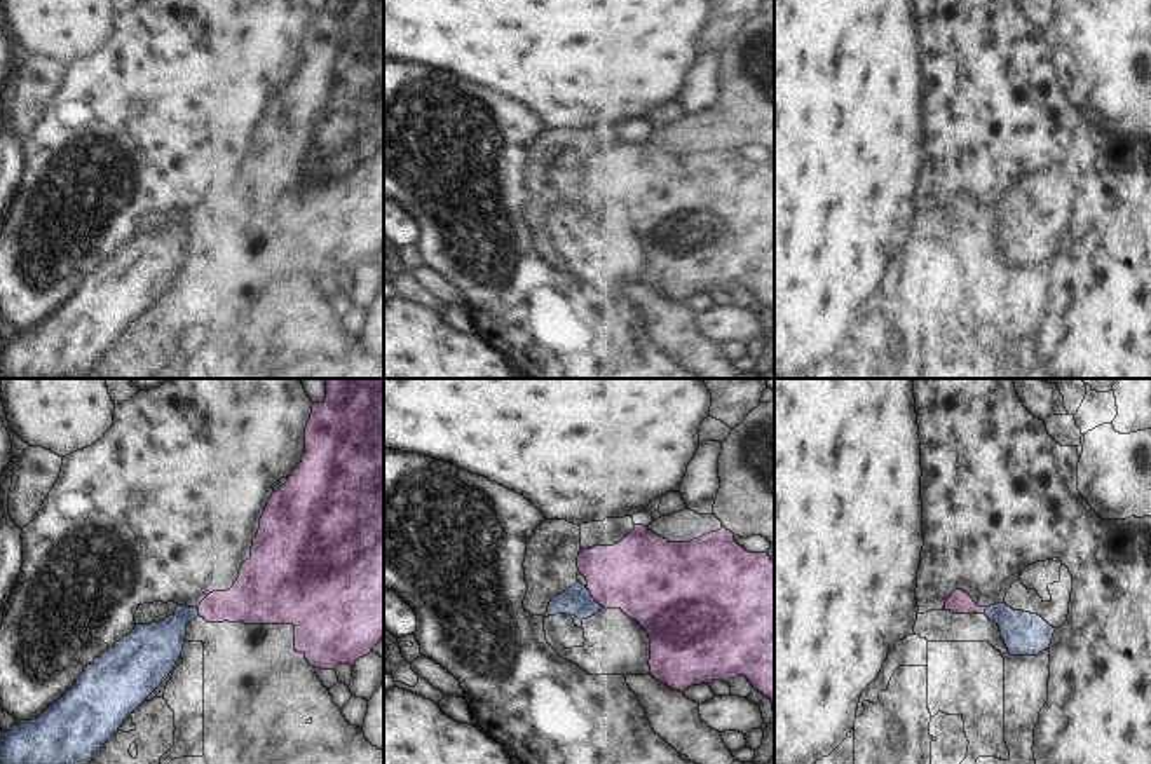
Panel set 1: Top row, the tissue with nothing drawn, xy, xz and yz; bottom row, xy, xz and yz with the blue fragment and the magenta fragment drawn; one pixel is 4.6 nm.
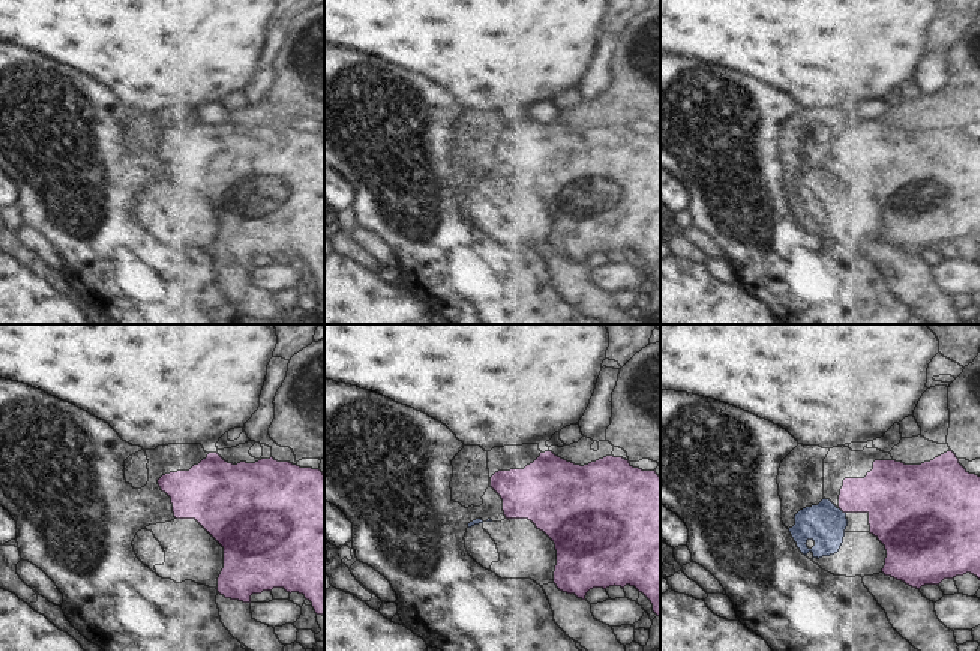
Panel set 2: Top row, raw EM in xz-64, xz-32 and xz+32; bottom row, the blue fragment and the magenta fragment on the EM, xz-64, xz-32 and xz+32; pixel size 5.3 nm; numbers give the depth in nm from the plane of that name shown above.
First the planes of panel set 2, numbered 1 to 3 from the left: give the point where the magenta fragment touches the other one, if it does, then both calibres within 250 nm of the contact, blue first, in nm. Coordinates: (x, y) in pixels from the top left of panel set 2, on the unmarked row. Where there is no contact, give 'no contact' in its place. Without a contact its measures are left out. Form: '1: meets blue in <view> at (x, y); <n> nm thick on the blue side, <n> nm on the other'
1: no contact
2: no contact
3: meets blue in xz+32 at (841, 174); 220 nm thick on the blue side, 280 nm on the other

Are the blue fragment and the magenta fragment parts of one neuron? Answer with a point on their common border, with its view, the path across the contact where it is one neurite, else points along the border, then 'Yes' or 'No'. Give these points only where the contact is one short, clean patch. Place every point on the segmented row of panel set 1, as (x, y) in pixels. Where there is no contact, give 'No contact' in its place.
Touches blue at xz (593, 599). Boundary: xz (586, 588), (604, 607). No.

